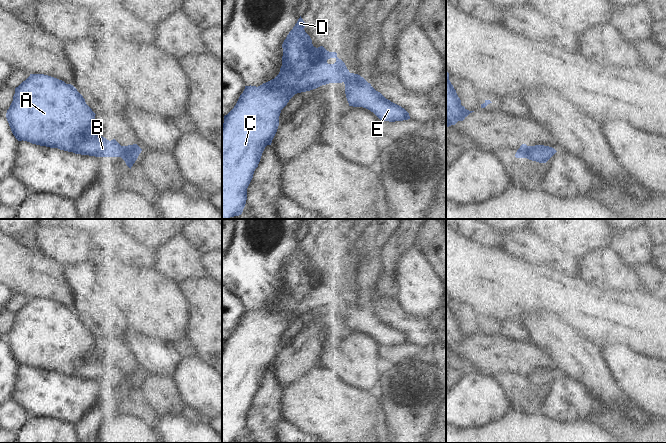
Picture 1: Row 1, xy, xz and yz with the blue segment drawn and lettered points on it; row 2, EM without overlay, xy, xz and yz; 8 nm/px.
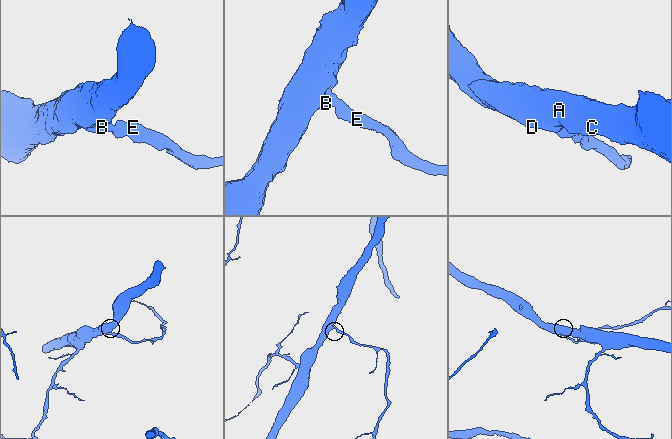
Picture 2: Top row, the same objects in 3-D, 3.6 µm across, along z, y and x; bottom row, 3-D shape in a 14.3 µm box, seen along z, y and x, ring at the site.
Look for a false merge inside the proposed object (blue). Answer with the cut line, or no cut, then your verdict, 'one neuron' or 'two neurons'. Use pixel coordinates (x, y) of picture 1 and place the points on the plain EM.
cut none; one neuron

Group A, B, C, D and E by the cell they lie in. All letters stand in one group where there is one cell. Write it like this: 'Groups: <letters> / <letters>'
Groups: A B C D E

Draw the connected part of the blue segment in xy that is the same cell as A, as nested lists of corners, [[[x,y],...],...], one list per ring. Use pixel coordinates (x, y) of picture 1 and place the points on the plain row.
[[[30,298],[15,312],[6,342],[18,365],[81,379],[121,381],[131,393],[142,373],[137,368],[121,370],[115,363],[109,365],[99,359],[94,352],[95,339],[73,309],[48,299]]]

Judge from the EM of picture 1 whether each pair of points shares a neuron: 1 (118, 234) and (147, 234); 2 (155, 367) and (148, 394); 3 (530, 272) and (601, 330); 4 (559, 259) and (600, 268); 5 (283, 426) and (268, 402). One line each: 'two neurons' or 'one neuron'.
1: two neurons
2: two neurons
3: one neuron
4: two neurons
5: two neurons

